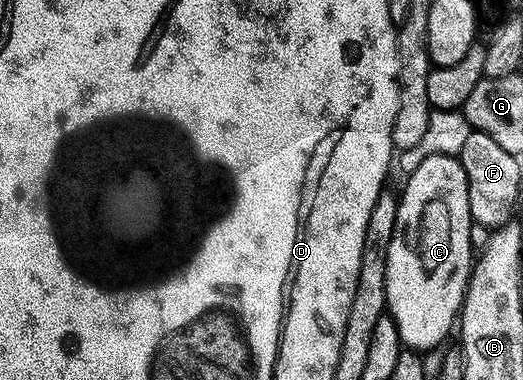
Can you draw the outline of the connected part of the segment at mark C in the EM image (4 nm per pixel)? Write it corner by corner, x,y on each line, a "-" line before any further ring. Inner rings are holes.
432,155
421,162
420,167
408,175
406,188
400,191
398,200
398,212
396,213
396,229
392,233
392,241
388,245
388,273
386,274
386,310
396,321
396,329
400,333
403,344
407,348
419,353
426,353
429,347
434,347
437,343
447,342
446,334
450,330
455,330
460,319
462,300
466,297
466,285
470,281
472,270
472,251
470,255
470,206
468,205
468,177
464,173
464,165
452,155

